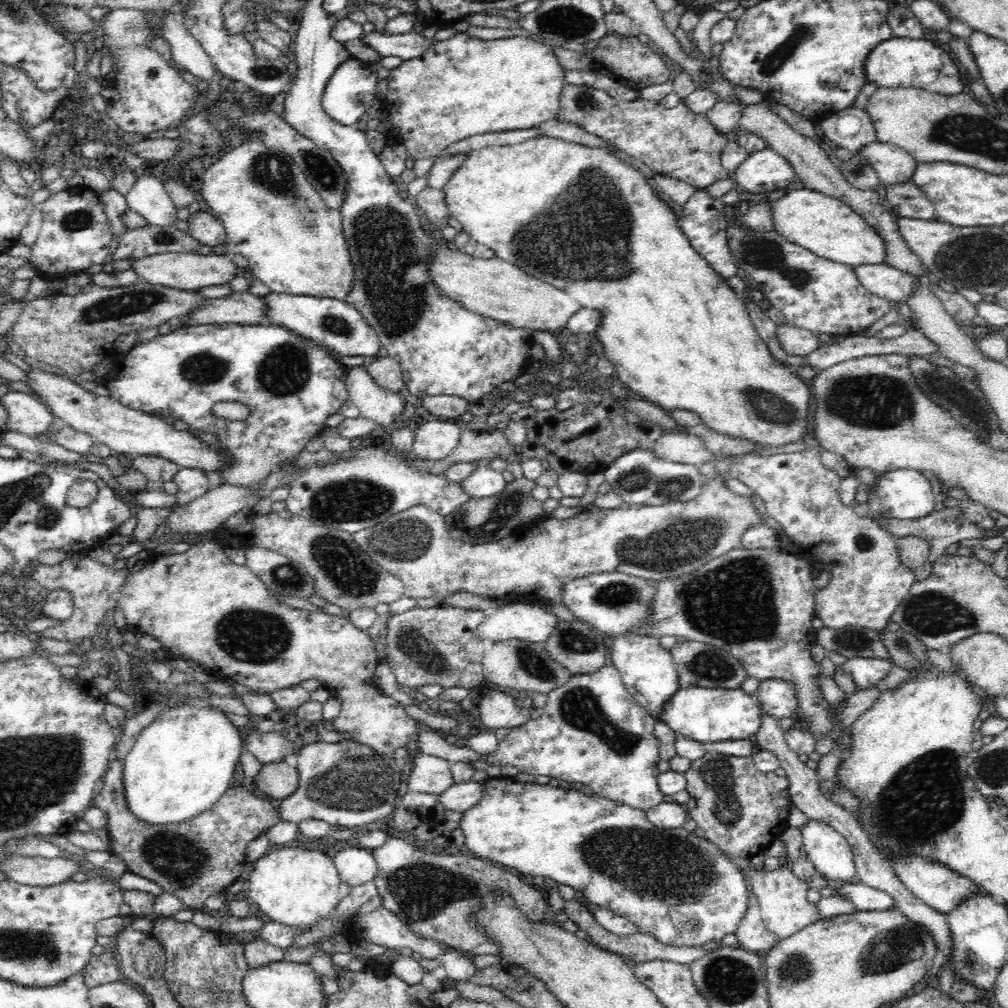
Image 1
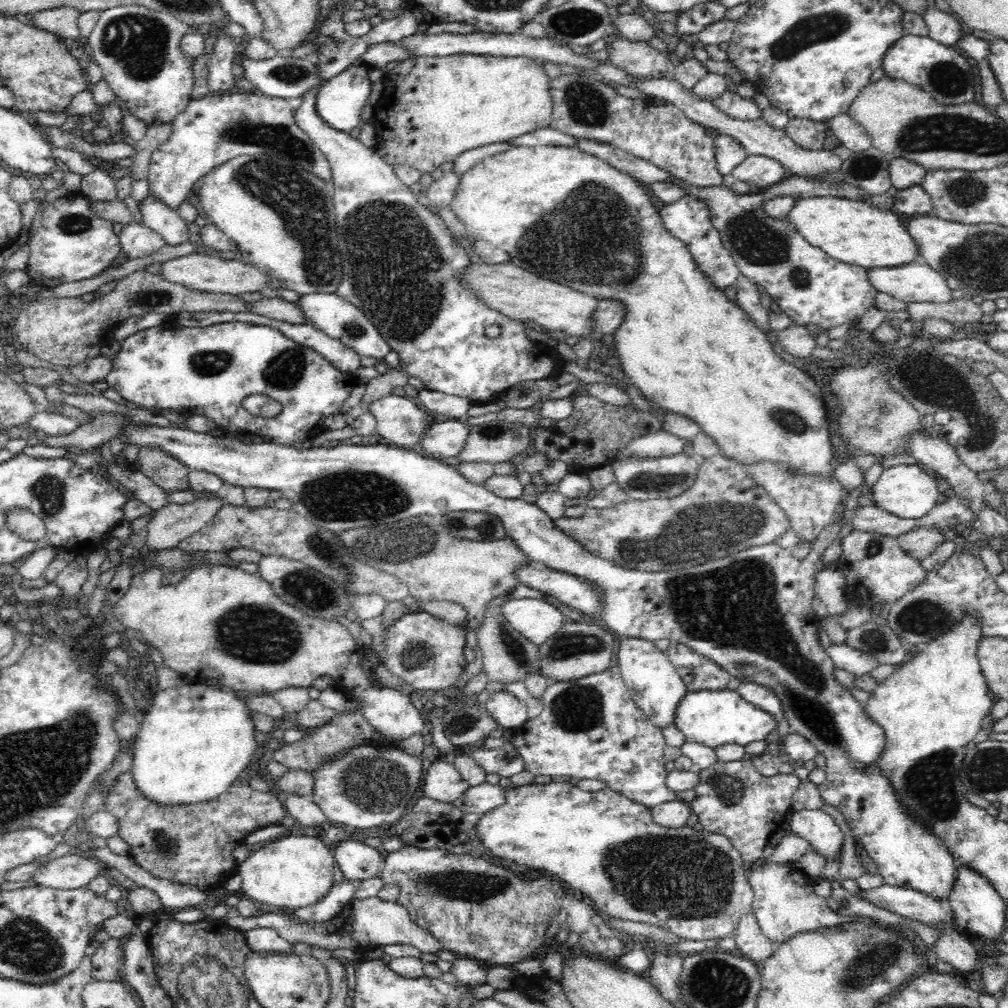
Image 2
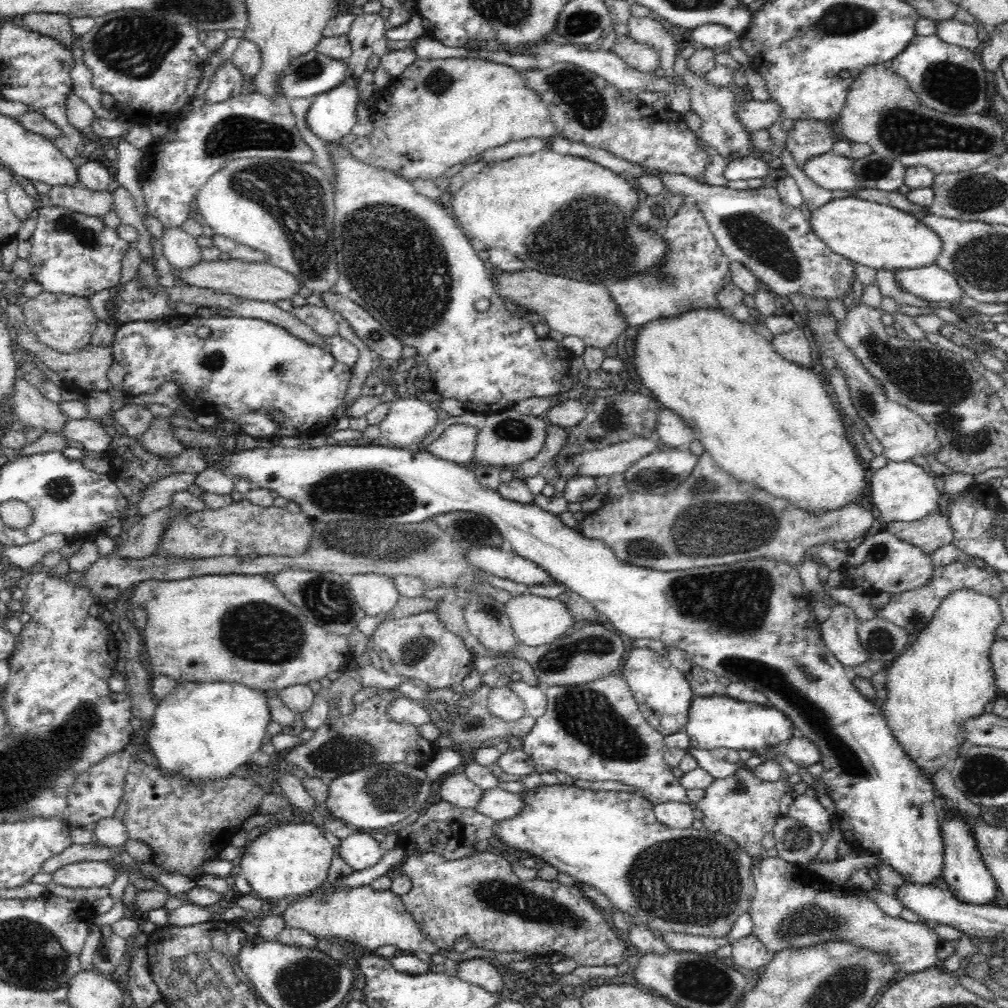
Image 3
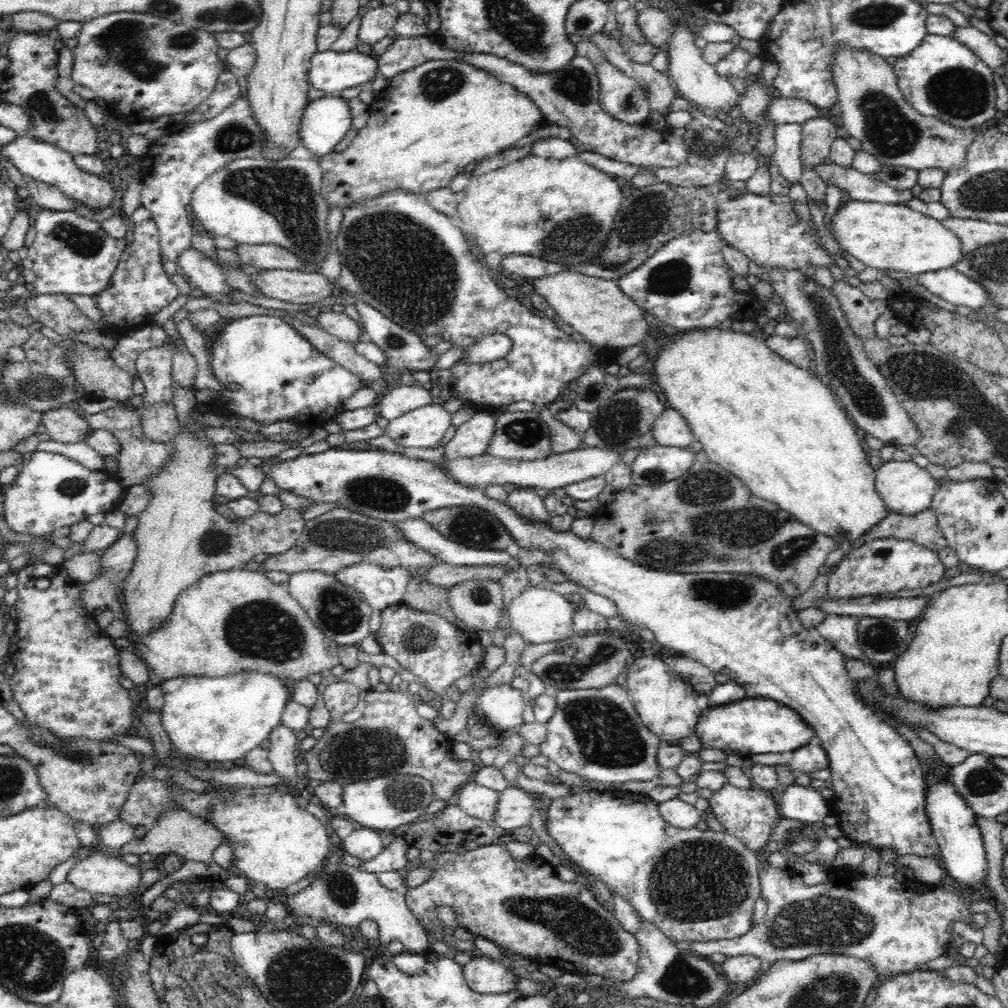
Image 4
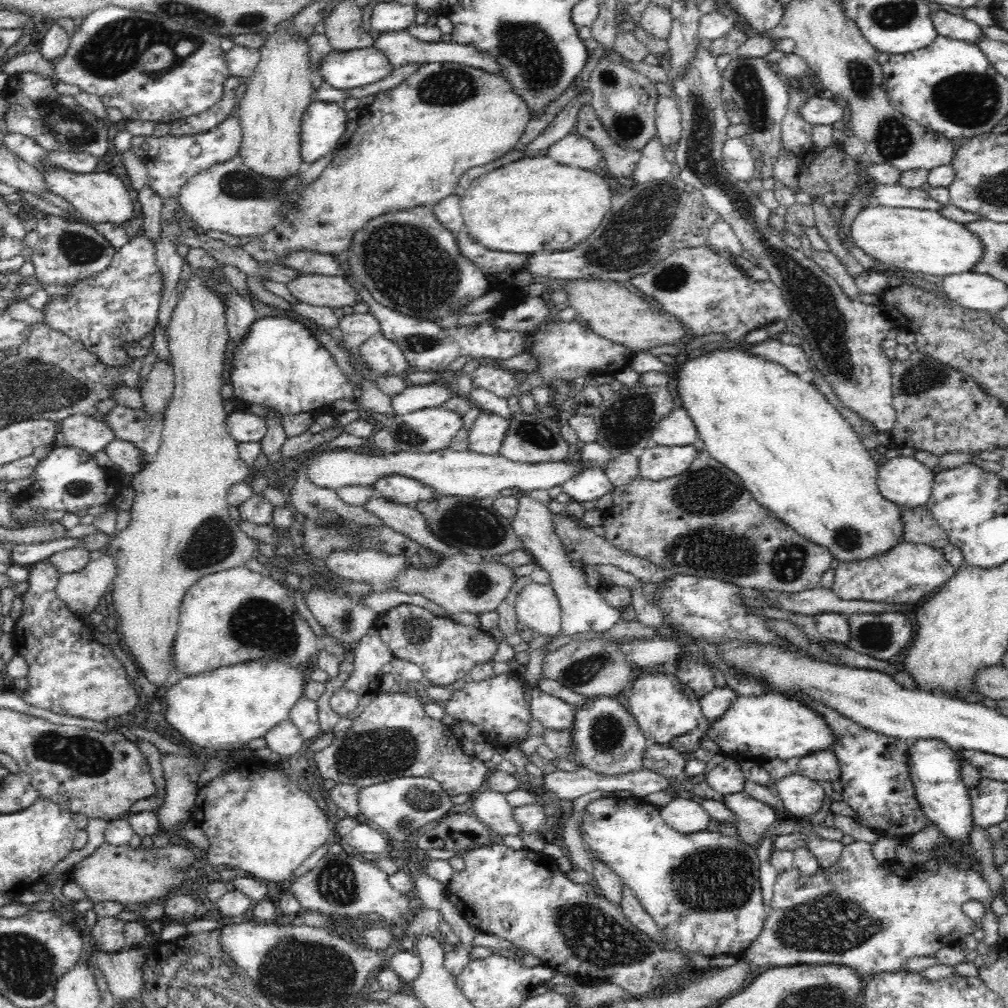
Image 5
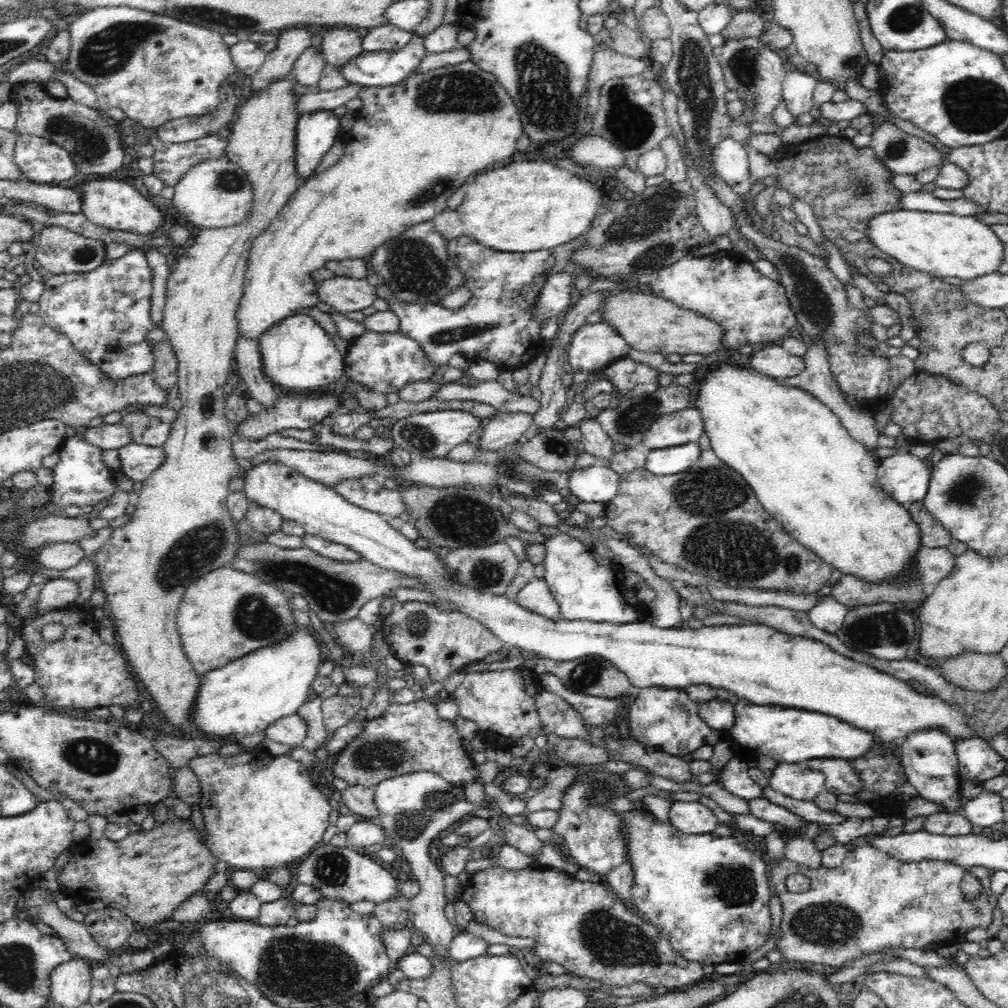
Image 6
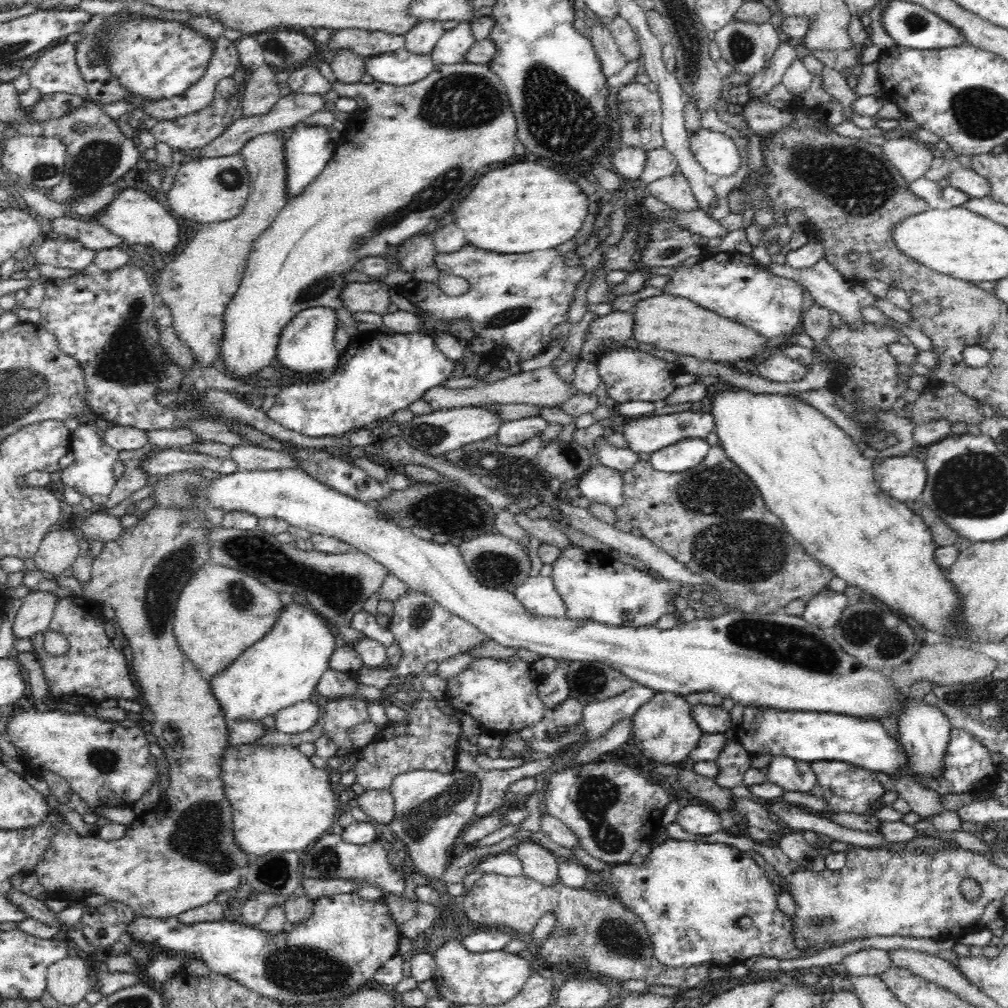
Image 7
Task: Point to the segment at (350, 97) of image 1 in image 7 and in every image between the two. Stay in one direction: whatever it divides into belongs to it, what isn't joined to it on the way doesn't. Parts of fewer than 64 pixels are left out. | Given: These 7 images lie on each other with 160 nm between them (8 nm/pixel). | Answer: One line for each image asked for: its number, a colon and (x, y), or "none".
2: (339, 102)
3: (332, 115)
4: (326, 120)
5: (323, 123)
6: (316, 132)
7: (307, 150)

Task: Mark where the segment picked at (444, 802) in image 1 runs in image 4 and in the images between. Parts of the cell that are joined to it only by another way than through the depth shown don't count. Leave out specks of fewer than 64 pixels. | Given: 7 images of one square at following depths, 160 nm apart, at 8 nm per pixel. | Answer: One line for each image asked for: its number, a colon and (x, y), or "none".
2: (480, 799)
3: (498, 804)
4: (515, 808)

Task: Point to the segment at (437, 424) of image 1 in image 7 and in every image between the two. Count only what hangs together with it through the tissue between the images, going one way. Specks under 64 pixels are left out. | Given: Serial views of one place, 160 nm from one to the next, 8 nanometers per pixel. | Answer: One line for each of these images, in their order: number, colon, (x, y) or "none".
2: (445, 439)
3: (456, 444)
4: (471, 439)
5: (486, 435)
6: (505, 429)
7: (515, 432)

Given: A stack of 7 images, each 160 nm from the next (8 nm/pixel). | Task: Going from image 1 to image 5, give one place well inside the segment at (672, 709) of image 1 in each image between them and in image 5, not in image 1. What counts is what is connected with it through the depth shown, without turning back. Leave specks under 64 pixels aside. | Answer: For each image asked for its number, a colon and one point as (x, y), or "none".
2: (712, 718)
3: (717, 721)
4: (755, 725)
5: (769, 724)

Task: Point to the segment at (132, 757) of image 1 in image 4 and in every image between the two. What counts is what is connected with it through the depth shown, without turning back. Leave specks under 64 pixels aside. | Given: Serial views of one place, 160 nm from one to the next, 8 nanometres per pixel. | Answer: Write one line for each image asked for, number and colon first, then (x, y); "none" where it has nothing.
2: (194, 744)
3: (202, 730)
4: (211, 719)

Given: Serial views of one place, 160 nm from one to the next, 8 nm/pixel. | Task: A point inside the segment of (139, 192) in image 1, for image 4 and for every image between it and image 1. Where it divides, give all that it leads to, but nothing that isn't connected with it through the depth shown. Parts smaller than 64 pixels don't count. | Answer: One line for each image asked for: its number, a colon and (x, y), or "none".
2: (170, 225)
3: (182, 251)
4: (206, 274)

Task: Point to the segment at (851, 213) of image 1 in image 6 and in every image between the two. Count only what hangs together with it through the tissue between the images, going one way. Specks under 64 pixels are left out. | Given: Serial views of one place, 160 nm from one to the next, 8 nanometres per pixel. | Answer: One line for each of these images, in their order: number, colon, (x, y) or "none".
2: (852, 232)
3: (874, 235)
4: (885, 236)
5: (914, 240)
6: (942, 244)

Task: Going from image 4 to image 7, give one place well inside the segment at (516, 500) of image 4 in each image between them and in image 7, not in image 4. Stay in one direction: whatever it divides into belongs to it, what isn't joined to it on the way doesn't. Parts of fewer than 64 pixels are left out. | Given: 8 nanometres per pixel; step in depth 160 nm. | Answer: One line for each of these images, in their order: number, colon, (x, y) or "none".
5: (583, 608)
6: (584, 590)
7: (594, 587)

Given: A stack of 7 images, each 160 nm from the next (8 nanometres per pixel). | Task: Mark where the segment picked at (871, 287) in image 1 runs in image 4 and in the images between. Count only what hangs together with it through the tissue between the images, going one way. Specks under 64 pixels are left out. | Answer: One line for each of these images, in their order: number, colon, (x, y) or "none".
2: (913, 282)
3: (932, 283)
4: (949, 284)

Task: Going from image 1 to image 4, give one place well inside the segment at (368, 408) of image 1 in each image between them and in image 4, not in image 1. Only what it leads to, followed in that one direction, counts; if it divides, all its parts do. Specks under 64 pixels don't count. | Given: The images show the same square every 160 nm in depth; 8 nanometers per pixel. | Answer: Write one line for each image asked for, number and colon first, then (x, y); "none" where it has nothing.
2: (400, 422)
3: (407, 422)
4: (423, 427)

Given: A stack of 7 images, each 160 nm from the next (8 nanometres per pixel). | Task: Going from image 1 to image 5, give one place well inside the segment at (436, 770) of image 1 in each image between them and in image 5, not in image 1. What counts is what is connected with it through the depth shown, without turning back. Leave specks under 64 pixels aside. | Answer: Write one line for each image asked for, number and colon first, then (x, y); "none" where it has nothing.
2: (443, 782)
3: (458, 789)
4: (478, 801)
5: (492, 808)

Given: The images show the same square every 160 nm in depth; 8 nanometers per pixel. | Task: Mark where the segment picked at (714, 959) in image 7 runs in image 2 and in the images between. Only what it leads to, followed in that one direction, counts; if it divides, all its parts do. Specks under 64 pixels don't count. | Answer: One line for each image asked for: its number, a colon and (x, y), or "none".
2: (694, 884)
3: (686, 881)
4: (699, 886)
5: (702, 889)
6: (708, 896)

